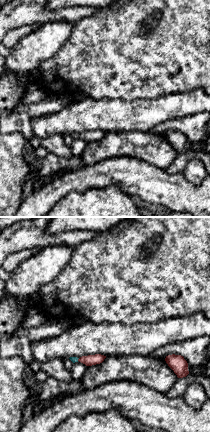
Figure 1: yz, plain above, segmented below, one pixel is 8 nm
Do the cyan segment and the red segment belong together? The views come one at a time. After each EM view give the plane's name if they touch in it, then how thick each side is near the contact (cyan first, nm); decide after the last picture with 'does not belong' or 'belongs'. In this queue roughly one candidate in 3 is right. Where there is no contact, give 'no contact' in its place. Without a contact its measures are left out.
contact in yz; calibres 50 and 90 nm

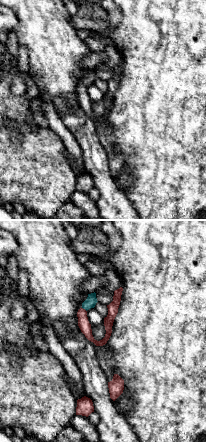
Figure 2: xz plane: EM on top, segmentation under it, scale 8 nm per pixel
contact in xz; calibres 90 and 90 nm

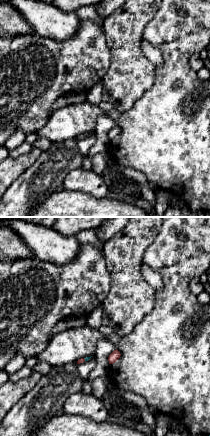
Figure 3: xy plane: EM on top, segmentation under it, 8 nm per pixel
contact in xy; calibres 30 and 40 nm

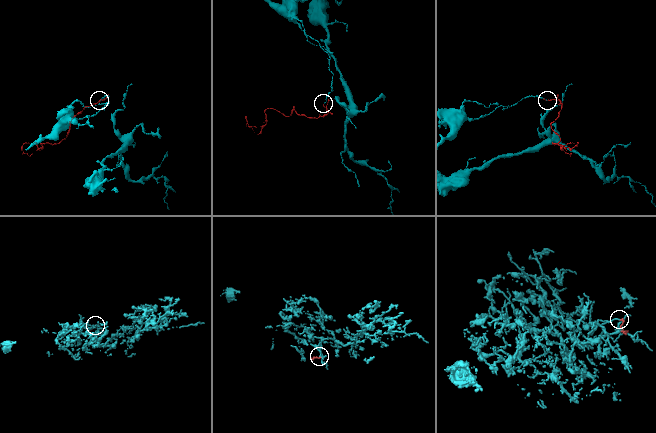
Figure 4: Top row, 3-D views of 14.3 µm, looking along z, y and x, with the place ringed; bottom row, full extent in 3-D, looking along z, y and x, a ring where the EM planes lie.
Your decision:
belongs

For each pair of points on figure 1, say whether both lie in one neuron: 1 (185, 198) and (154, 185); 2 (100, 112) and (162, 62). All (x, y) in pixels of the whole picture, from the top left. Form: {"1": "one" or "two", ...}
{"1": "one", "2": "two"}

